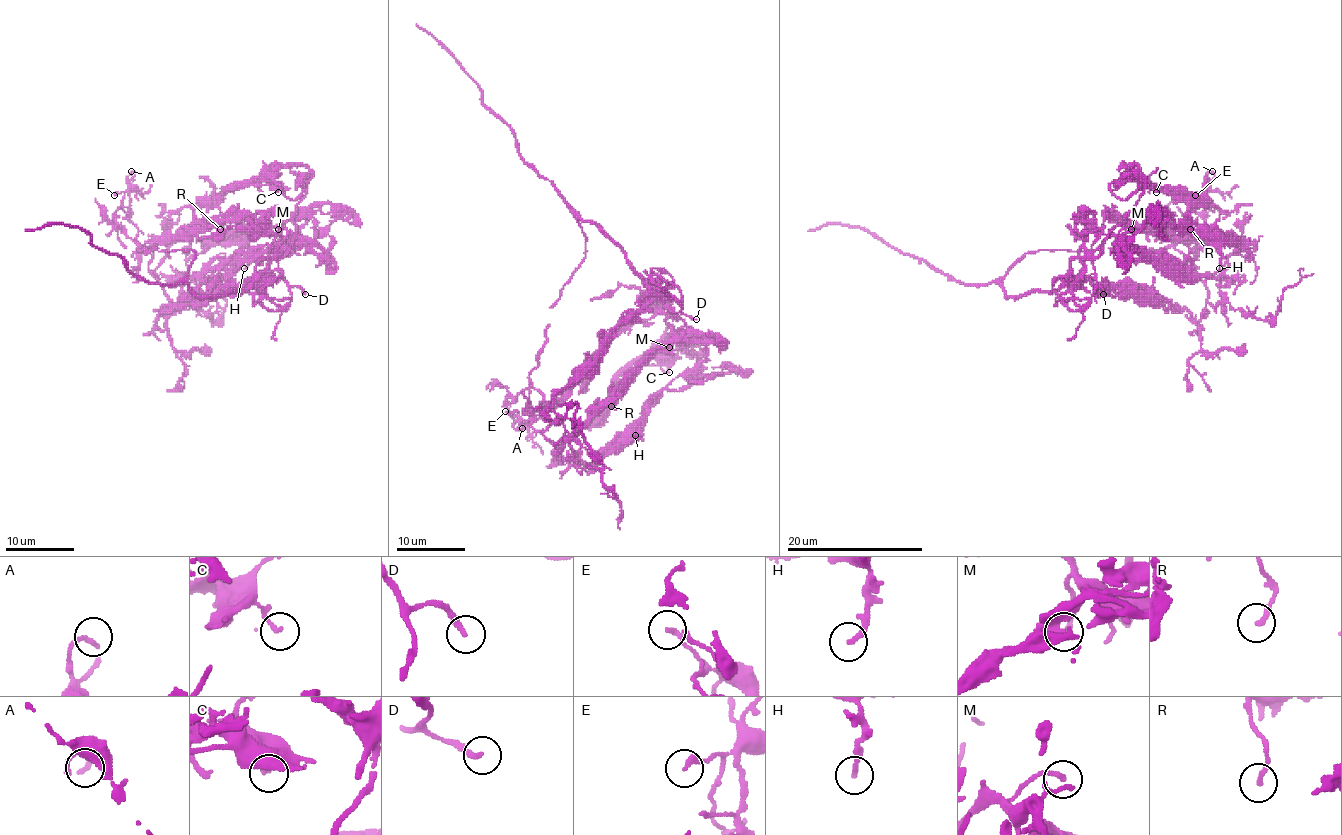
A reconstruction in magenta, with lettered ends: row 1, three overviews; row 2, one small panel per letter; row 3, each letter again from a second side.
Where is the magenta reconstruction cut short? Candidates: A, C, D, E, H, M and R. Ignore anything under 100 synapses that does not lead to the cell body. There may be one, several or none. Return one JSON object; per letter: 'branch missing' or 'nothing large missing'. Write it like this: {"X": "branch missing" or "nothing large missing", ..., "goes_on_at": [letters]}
{"A": "nothing large missing", "C": "nothing large missing", "D": "branch missing", "E": "nothing large missing", "H": "nothing large missing", "M": "nothing large missing", "R": "nothing large missing", "goes_on_at": ["D"]}

